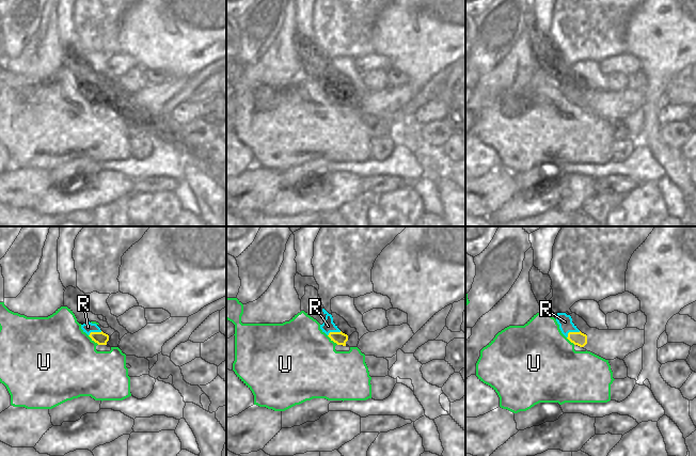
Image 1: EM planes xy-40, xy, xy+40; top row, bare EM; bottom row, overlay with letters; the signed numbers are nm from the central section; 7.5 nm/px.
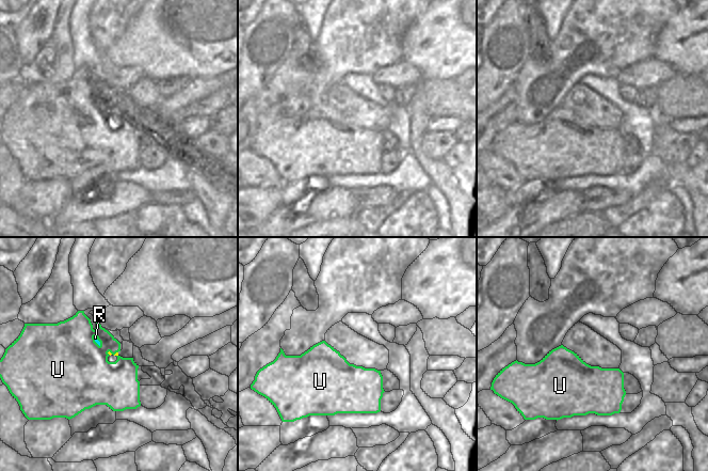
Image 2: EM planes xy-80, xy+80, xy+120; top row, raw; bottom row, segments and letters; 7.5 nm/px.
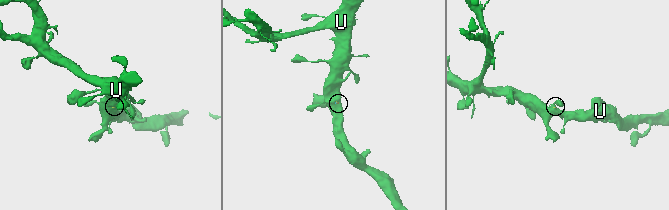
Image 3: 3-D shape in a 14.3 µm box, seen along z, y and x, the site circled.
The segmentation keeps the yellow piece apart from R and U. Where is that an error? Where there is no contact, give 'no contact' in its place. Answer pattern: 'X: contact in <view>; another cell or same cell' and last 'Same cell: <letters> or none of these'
R: contact in xy+40; same cell
U: contact in xy-40; another cell
Same cell: R

